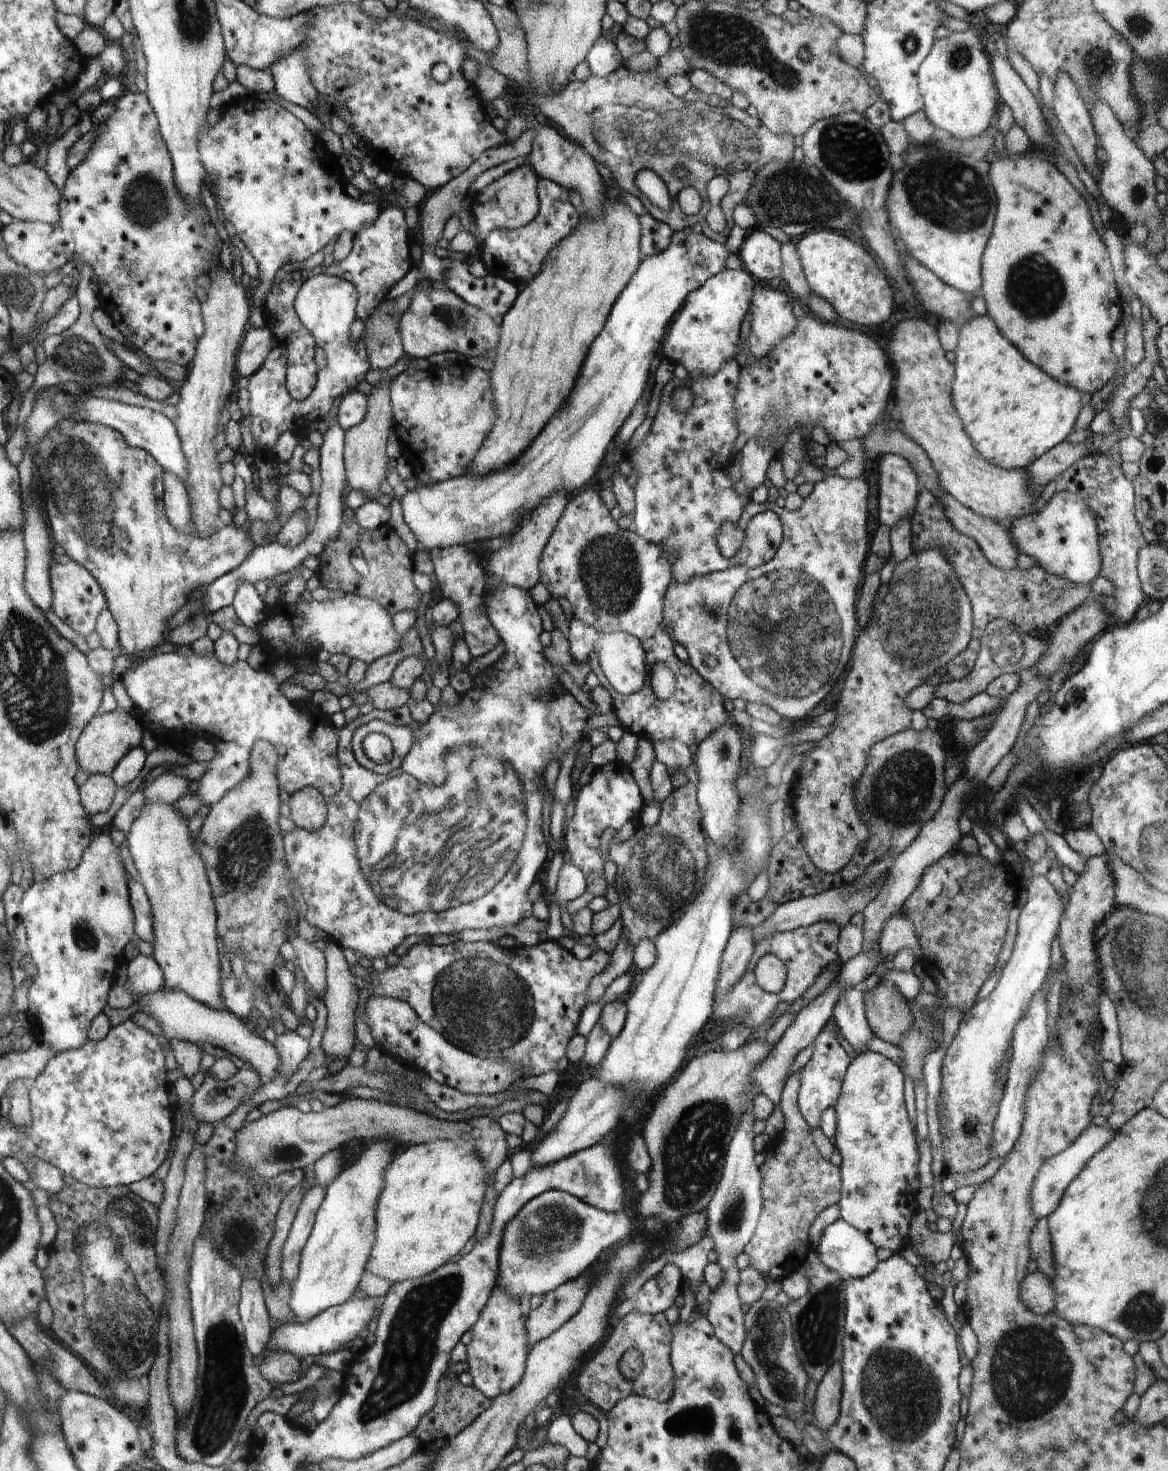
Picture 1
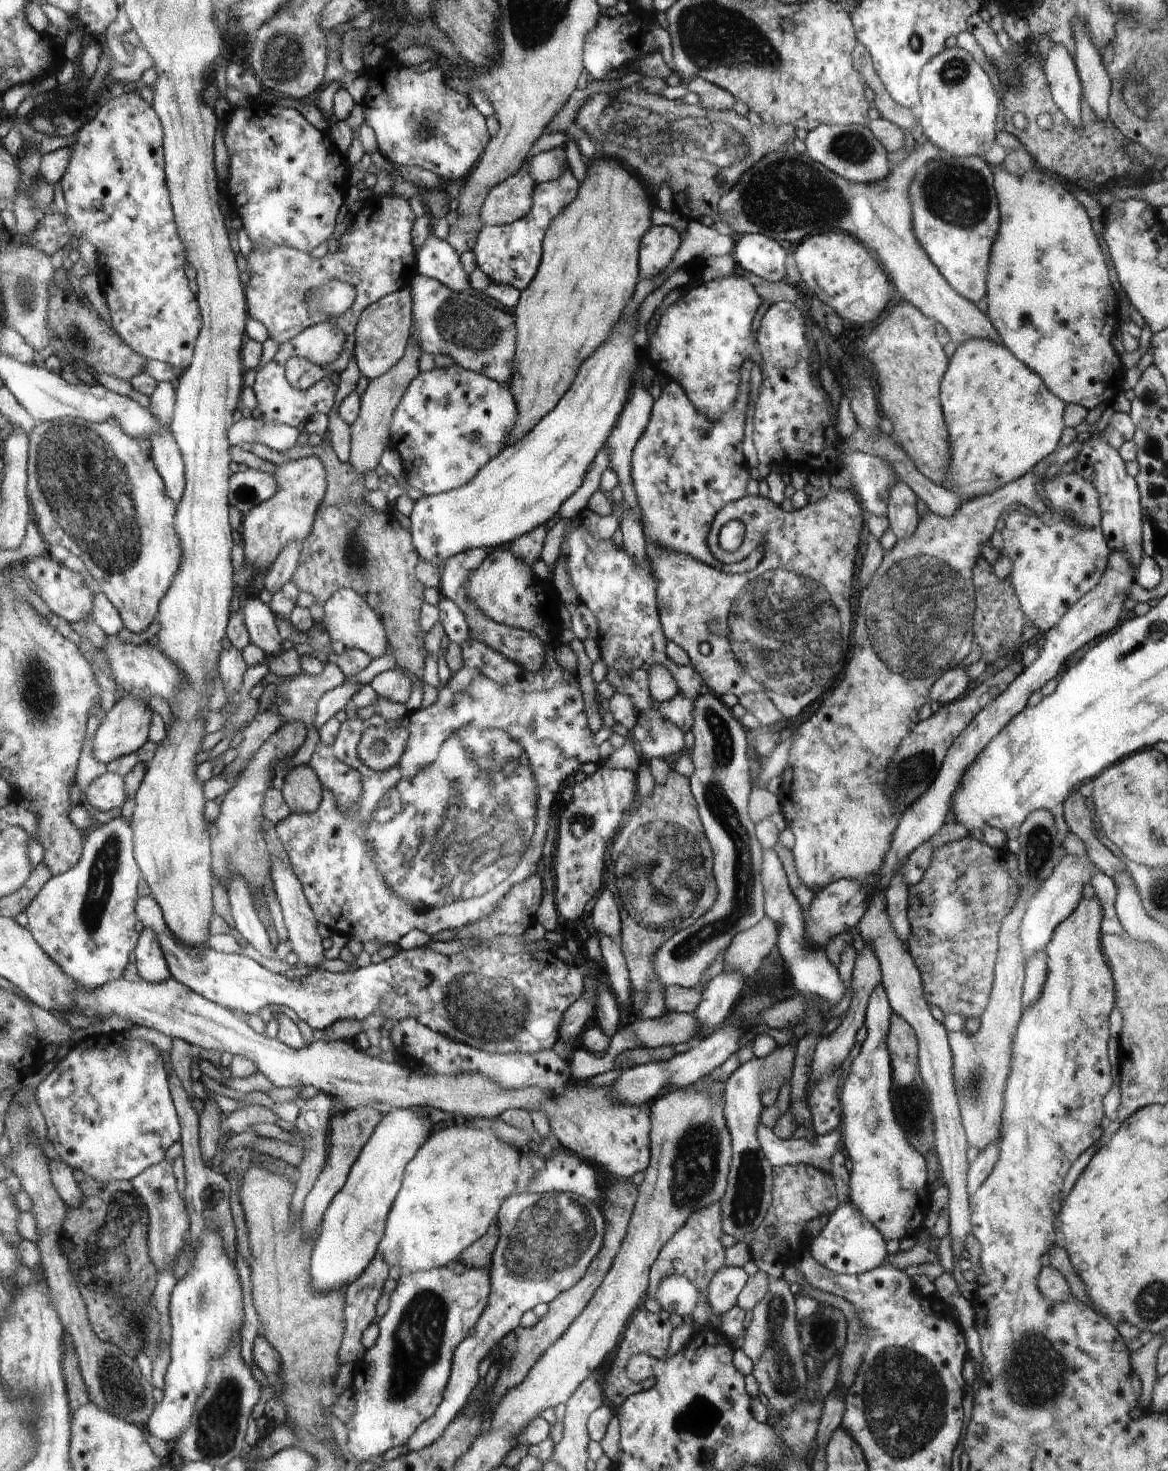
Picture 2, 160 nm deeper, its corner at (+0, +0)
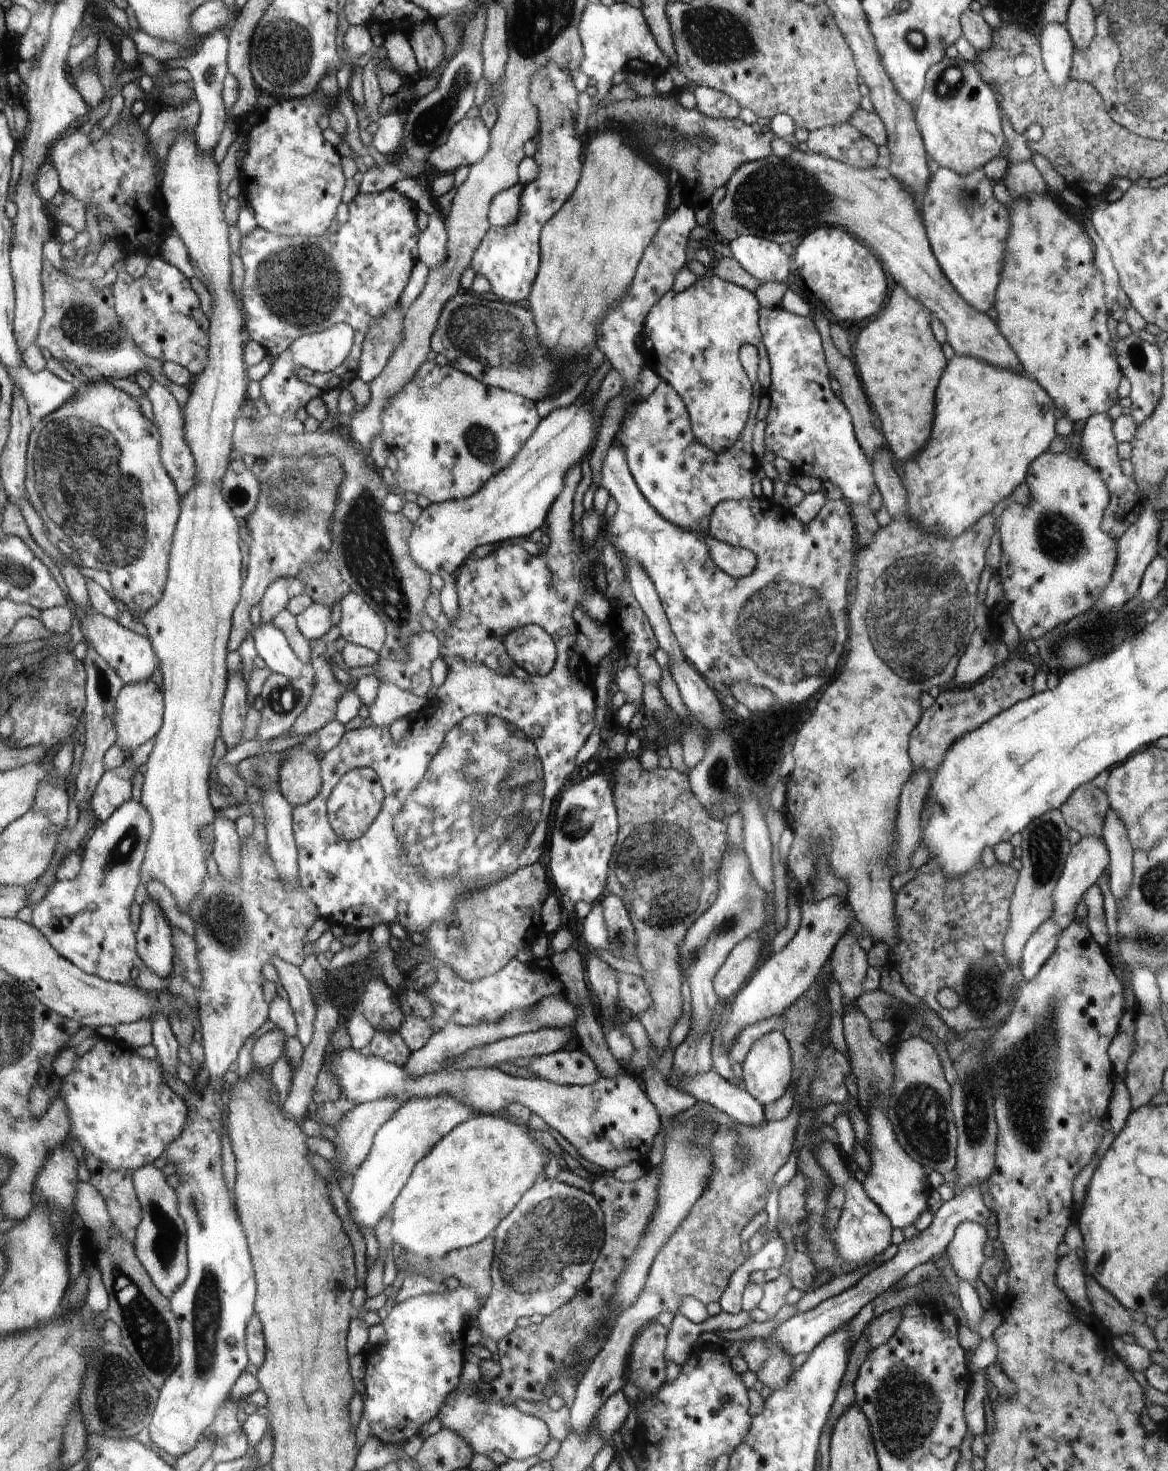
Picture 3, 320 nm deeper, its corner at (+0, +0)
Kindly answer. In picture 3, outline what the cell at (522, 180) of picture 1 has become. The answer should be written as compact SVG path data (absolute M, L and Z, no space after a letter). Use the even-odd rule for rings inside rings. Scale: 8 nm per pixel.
M518 182L494 198L490 206L490 223L492 225L507 227L515 224L521 209L524 188L525 186Z

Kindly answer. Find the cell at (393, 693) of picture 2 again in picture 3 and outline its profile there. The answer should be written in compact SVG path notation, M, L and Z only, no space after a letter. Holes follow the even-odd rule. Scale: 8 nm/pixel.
M385 681L379 684L376 698L369 706L370 720L375 727L390 726L394 721L408 718L411 712L419 713L427 701Z

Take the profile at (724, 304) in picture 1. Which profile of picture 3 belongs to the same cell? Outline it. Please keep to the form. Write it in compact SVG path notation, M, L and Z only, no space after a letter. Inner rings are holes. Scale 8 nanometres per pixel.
M710 271L699 276L693 285L682 292L667 290L650 309L640 332L643 344L639 348L639 353L643 358L643 366L651 368L662 381L675 387L687 405L698 442L716 453L731 449L742 437L749 420L752 385L738 360L738 350L743 344L753 344L757 348L759 354L757 377L761 386L768 388L771 383L769 356L763 343L763 333L758 330L758 310L760 302L753 292L725 281L718 275L714 276L714 271Z

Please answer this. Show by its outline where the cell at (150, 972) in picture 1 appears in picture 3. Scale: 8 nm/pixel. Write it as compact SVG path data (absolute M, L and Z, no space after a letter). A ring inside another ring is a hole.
M152 897L142 905L138 940L140 956L158 976L167 980L174 970L176 952L171 938L171 923Z

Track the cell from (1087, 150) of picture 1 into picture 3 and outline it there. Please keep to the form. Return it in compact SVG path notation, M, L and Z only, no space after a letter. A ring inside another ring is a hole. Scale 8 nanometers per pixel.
M1049 22L1043 26L1042 39L1043 62L1051 81L1061 87L1069 78L1075 46L1065 25Z

